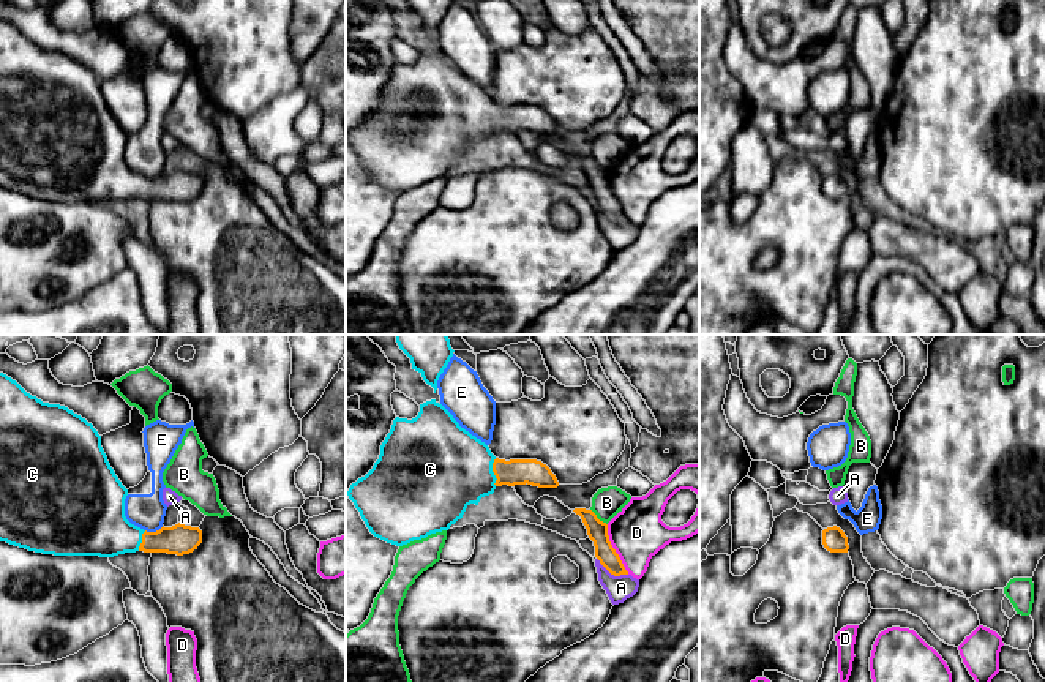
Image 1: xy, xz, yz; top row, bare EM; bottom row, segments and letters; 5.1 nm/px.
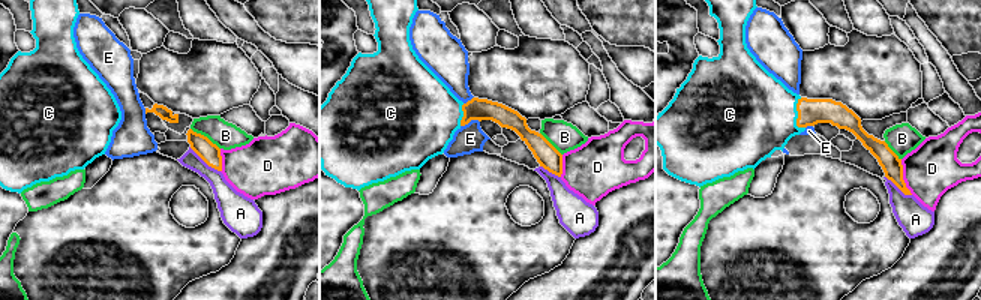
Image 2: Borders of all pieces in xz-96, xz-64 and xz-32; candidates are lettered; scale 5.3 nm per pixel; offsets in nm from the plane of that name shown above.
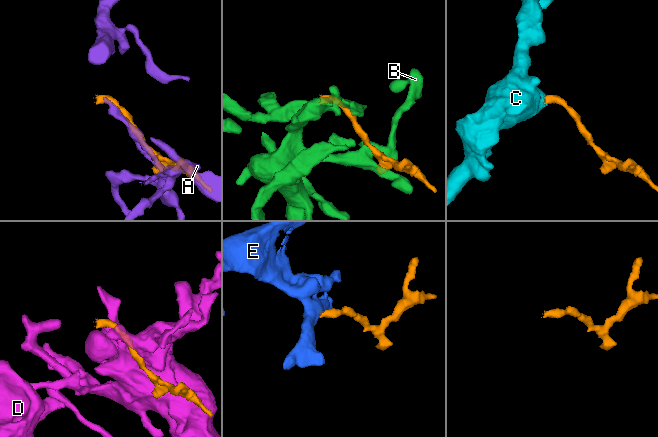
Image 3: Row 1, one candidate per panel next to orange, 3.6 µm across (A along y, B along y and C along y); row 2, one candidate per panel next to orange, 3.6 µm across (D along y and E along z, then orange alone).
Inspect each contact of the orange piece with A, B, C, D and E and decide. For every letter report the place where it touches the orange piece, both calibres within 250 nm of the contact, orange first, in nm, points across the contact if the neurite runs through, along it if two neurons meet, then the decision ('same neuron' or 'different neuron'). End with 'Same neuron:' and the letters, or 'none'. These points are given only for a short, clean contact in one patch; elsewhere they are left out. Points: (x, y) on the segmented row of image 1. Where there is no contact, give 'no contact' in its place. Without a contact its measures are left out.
A: xz (611, 573) | 110/130 nm | different neuron
B: xz (597, 518) | 110/160 nm | different neuron
C: xz (493, 471) | 130/440 nm | across xz (512, 472), (493, 471), (444, 468) | same neuron
D: xz (614, 550) | 110/280 nm | different neuron
E: xy (153, 532) | 150/180 nm | along xy (163, 526), (155, 531), (146, 531) | different neuron
Same neuron: C

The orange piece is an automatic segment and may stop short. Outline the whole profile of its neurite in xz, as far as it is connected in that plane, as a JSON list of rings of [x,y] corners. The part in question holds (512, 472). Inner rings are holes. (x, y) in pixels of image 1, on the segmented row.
[[[431,399],[420,404],[415,418],[393,420],[379,459],[365,477],[350,485],[347,496],[374,537],[403,546],[448,530],[470,504],[478,505],[497,486],[526,483],[538,488],[559,486],[556,475],[541,461],[496,458],[485,442],[461,428],[442,404]]]

